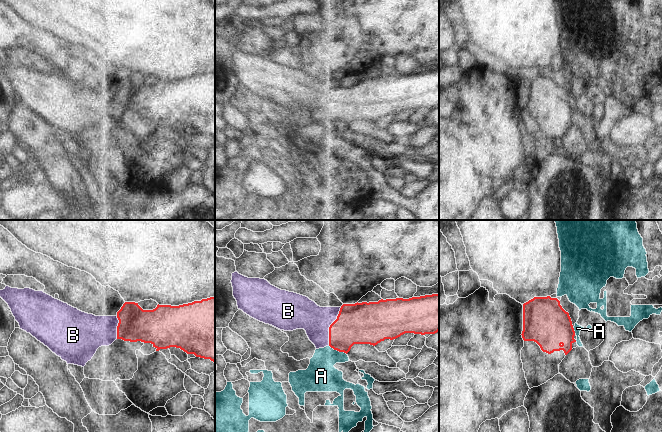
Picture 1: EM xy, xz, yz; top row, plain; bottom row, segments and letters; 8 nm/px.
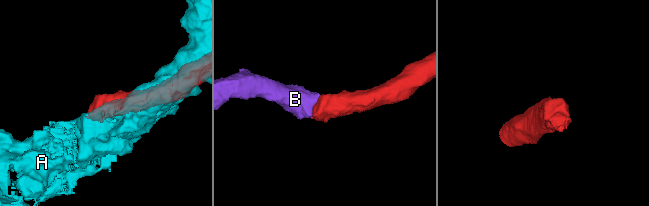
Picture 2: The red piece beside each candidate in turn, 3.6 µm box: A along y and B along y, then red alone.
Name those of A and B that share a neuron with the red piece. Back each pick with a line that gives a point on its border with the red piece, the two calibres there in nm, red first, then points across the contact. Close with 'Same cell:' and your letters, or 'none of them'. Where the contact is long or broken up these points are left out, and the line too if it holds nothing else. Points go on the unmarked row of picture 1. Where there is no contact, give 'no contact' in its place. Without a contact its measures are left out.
B: xz (330, 102) | 340/260 nm
Same cell: B

